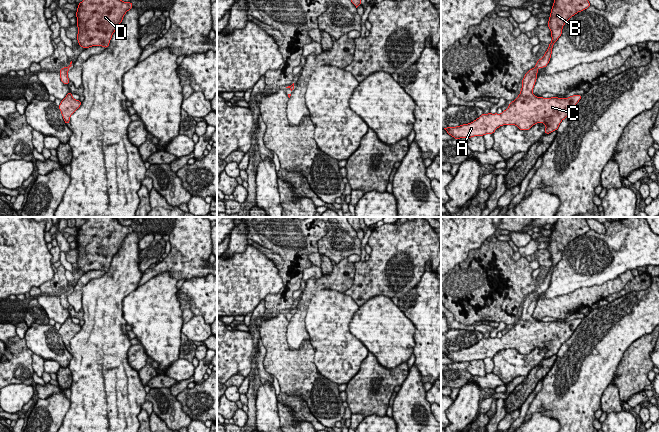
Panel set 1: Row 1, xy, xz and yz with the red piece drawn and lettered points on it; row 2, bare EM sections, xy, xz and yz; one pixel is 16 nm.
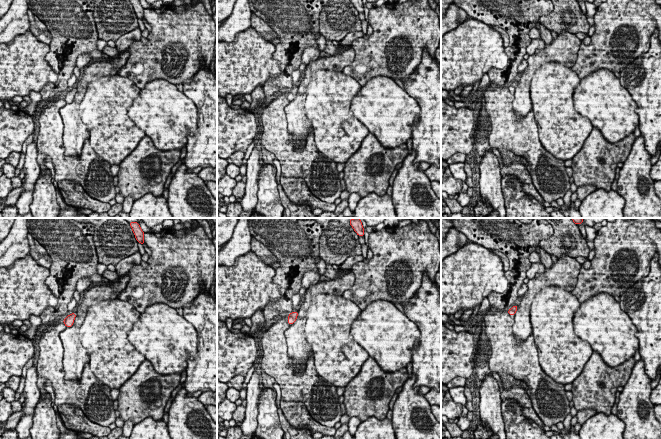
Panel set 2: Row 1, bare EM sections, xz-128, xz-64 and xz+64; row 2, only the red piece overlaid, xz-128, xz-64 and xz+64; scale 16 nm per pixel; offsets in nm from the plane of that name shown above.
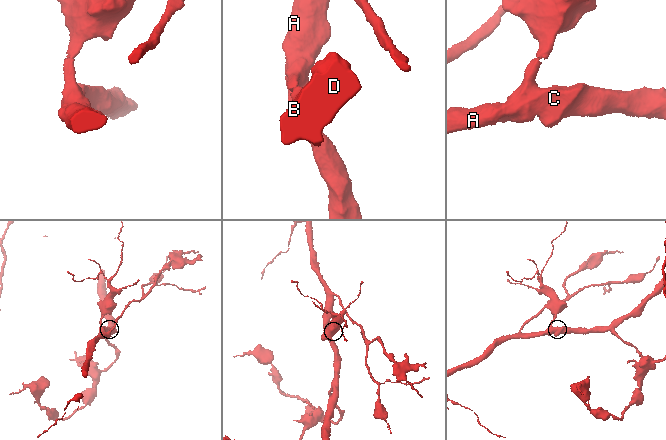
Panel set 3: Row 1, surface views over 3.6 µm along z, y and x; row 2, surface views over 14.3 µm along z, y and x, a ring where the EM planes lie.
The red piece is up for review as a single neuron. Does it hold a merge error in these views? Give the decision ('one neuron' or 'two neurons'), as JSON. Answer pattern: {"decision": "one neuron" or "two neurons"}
{"decision": "one neuron"}

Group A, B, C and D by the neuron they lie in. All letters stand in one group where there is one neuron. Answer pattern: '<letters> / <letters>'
A B C D

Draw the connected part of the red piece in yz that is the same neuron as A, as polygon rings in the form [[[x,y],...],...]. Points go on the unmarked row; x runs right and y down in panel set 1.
[[[559,217],[553,224],[554,228],[551,231],[550,242],[547,250],[551,254],[552,265],[549,268],[548,274],[545,276],[543,282],[539,283],[536,290],[530,293],[522,304],[522,313],[519,320],[511,327],[509,331],[501,338],[482,338],[478,343],[457,351],[444,352],[455,363],[471,362],[473,360],[483,360],[485,358],[493,358],[494,355],[502,349],[516,349],[520,354],[529,354],[534,348],[542,346],[545,350],[545,358],[549,358],[558,353],[561,345],[565,343],[574,333],[582,319],[574,319],[568,322],[542,322],[533,319],[533,311],[537,303],[539,291],[546,291],[551,282],[552,272],[554,267],[562,258],[564,248],[576,237],[583,235],[590,231],[590,227],[584,217]]]

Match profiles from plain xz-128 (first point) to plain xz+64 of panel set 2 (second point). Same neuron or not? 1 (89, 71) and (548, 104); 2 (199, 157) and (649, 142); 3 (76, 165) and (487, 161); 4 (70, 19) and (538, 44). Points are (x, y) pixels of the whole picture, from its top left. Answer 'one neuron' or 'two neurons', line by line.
1: two neurons
2: one neuron
3: two neurons
4: two neurons

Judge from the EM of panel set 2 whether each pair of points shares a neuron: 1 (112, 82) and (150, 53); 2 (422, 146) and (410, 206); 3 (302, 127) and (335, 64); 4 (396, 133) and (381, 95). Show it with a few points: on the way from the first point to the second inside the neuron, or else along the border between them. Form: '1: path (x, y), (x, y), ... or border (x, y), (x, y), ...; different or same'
1: border (119, 74), (129, 78), (140, 89); different
2: border (412, 149), (415, 153), (414, 161), (419, 164); different
3: path (299, 107), (303, 84), (308, 74), (315, 67); same
4: path (392, 124), (390, 114), (381, 104); same

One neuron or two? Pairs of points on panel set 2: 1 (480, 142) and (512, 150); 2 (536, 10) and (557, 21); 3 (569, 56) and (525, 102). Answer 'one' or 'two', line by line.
1: two
2: two
3: one

